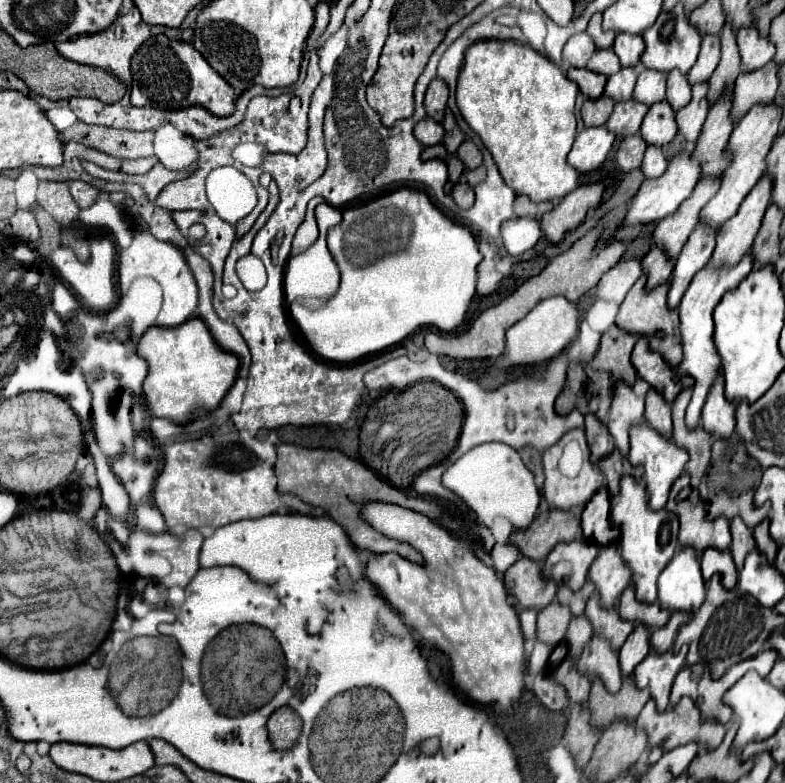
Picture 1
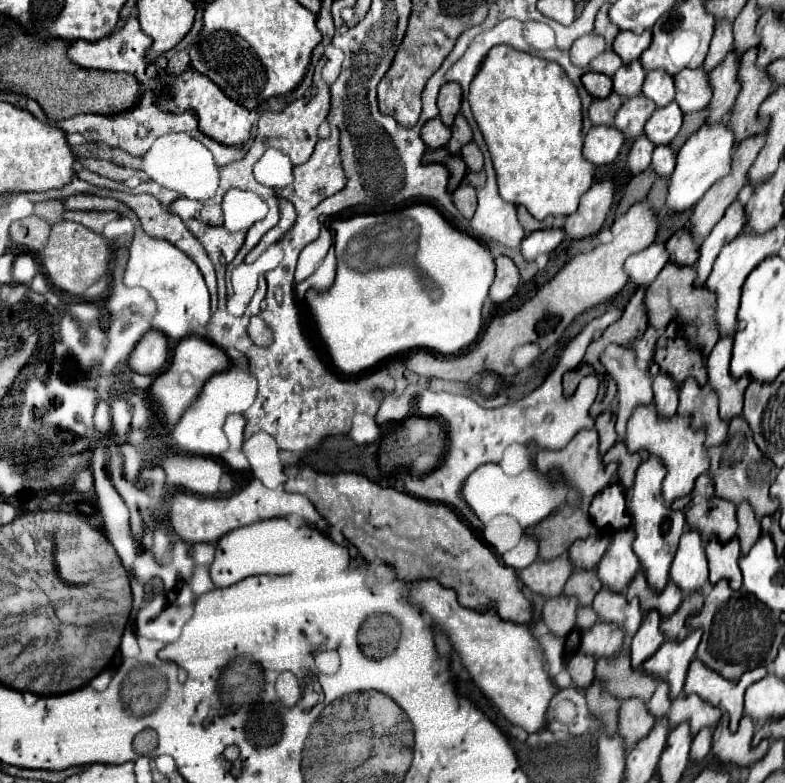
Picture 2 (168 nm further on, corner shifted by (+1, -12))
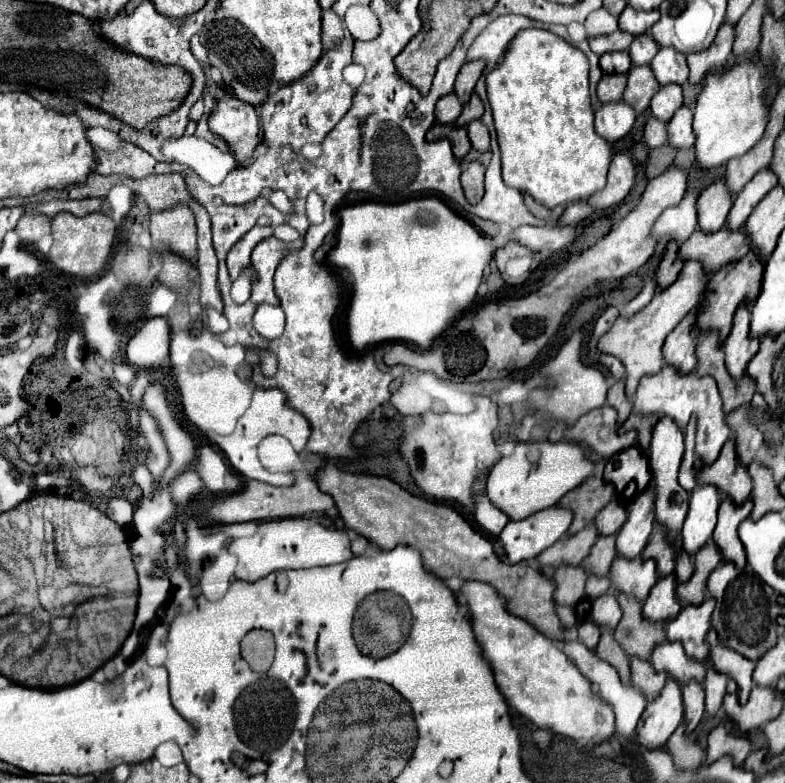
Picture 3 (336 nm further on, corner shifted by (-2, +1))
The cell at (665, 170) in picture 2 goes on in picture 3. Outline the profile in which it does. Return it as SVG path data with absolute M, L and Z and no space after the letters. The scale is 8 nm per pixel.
M681 106L675 116L671 118L669 126L669 144L677 148L689 148L695 144L695 132L693 132L693 110L687 106Z

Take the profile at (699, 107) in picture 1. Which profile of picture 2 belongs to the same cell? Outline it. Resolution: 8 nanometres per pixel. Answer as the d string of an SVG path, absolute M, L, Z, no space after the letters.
M730 51L726 55L726 59L710 73L710 81L712 81L712 101L708 103L708 117L706 117L706 125L722 121L724 115L732 109L736 93L740 89L738 79L736 79L736 71L738 71L738 59L734 55L734 51Z

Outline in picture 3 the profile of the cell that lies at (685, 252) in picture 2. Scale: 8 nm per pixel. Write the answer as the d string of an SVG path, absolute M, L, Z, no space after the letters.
M723 178L709 184L697 200L699 228L703 228L705 232L719 230L727 220L727 212L731 210L733 200L735 196L727 192L727 184Z

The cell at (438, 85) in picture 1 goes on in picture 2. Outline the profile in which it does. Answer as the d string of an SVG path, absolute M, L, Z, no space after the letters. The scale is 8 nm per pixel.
M444 83L440 87L438 93L438 111L440 111L440 119L444 121L444 125L452 125L454 117L460 109L460 101L462 101L462 91L458 83Z

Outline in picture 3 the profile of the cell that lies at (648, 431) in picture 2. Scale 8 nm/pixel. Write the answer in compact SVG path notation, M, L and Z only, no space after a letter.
M667 364L657 374L643 376L637 398L633 402L633 410L641 414L659 414L659 416L671 416L681 428L687 426L693 412L697 412L697 456L703 458L705 464L715 462L715 456L719 456L723 444L727 442L731 430L725 420L723 412L723 400L717 390L717 382L711 376L699 376L697 372L683 374L679 368Z

